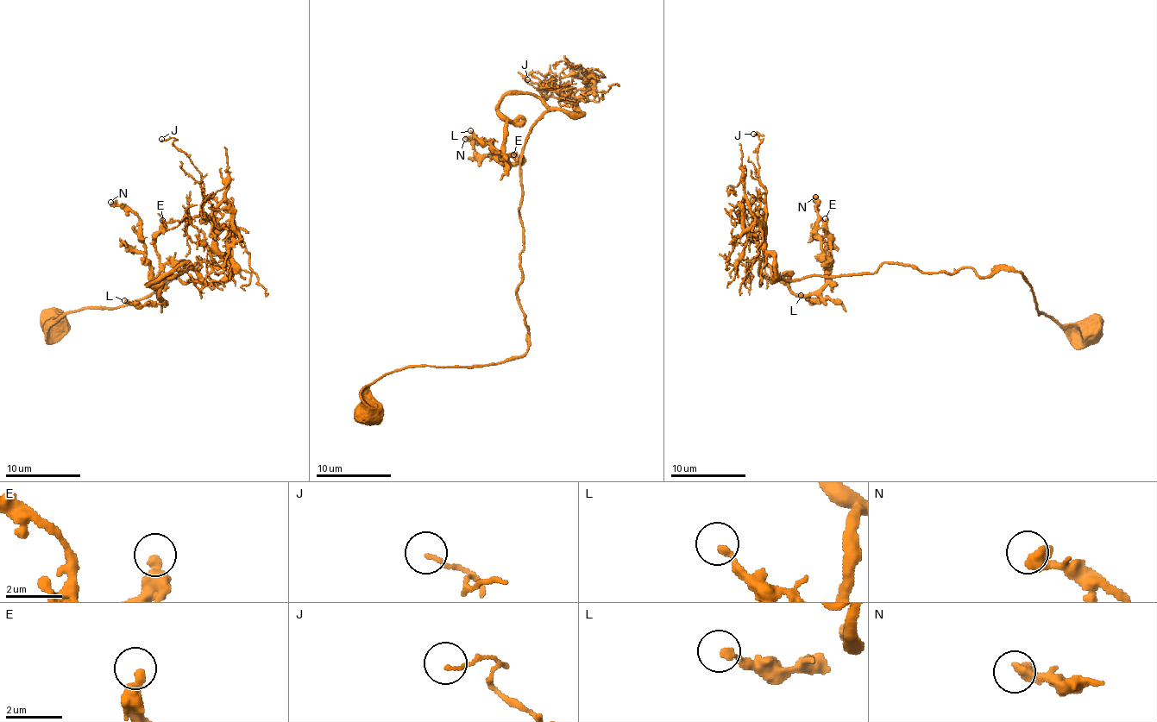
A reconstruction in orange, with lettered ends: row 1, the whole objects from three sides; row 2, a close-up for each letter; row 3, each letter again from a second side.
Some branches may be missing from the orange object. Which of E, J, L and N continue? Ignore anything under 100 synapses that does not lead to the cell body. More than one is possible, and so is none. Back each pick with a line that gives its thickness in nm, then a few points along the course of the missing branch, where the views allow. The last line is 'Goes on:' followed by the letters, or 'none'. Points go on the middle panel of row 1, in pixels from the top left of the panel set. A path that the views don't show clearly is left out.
Goes on: none

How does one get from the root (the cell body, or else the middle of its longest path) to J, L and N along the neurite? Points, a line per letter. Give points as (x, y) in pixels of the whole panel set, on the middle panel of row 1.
J: (367, 413), (367, 389), (386, 373), (527, 351), (520, 153), (547, 110), (581, 114), (527, 79)
L: (367, 413), (367, 389), (386, 373), (527, 351), (520, 153), (548, 109), (506, 96), (501, 153), (470, 130)
N: (367, 413), (386, 373), (527, 351), (520, 153), (548, 109), (501, 99), (498, 158), (465, 139)

